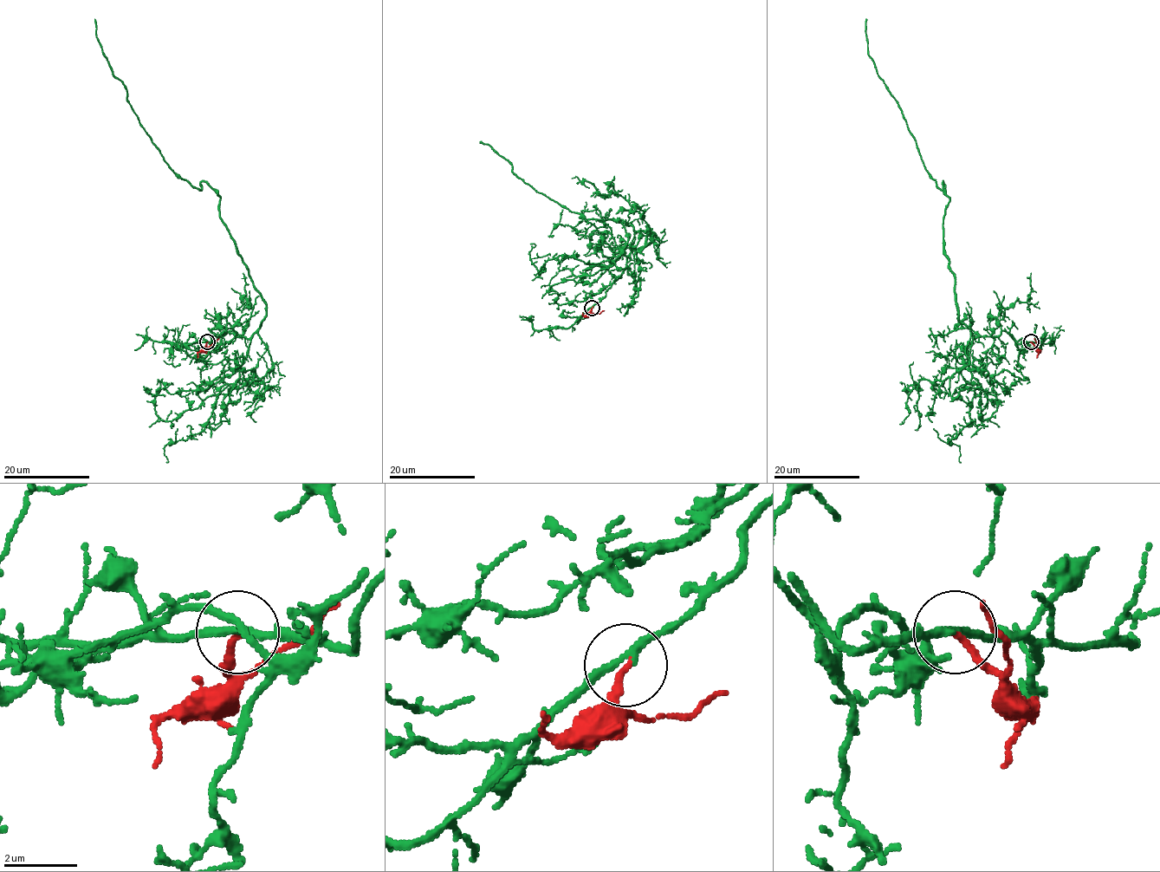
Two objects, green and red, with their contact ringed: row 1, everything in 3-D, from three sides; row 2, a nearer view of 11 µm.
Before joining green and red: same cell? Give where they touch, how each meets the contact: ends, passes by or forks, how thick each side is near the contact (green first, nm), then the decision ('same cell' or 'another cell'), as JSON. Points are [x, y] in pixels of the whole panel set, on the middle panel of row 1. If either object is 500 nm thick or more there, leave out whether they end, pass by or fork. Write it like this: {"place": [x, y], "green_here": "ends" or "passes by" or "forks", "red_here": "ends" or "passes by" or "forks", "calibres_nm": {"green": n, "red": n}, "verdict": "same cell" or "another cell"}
{"place": [592, 308], "green_here": "passes by", "red_here": "ends", "calibres_nm": {"green": 200, "red": 160}, "verdict": "same cell"}

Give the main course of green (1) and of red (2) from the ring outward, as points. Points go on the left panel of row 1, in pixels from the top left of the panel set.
1: (207, 342), (233, 330), (249, 338), (265, 304), (220, 198), (165, 161), (94, 19)
2: (207, 342), (197, 357)

